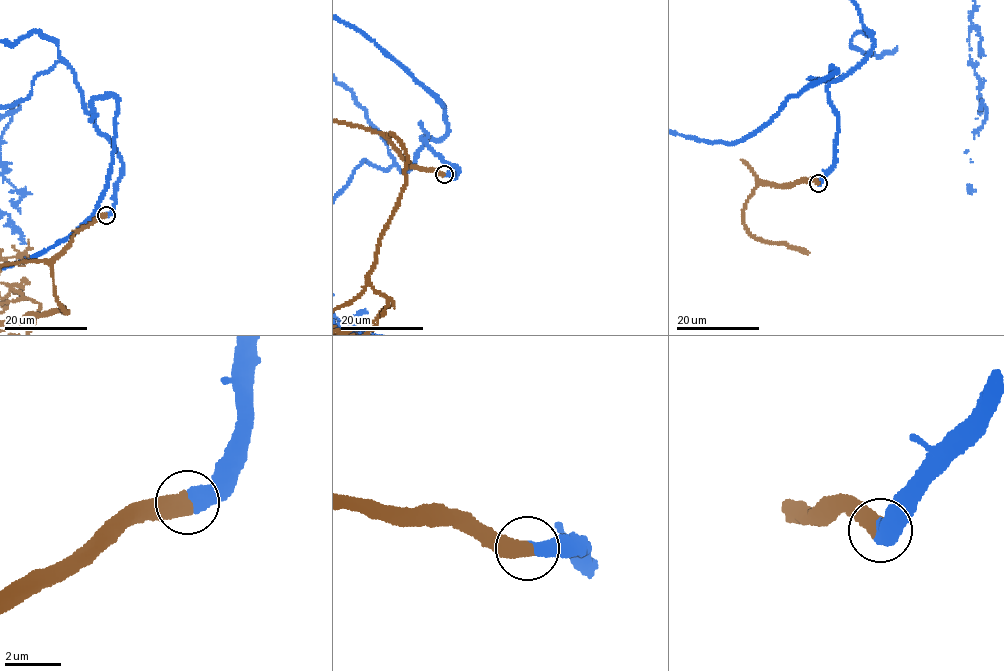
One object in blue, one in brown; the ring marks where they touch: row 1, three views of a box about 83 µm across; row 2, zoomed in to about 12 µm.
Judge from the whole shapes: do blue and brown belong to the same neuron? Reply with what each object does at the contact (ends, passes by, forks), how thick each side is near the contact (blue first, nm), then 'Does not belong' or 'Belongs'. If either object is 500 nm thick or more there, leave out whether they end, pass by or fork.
Thickness 550 nm (blue) against 650 nm. Belongs

